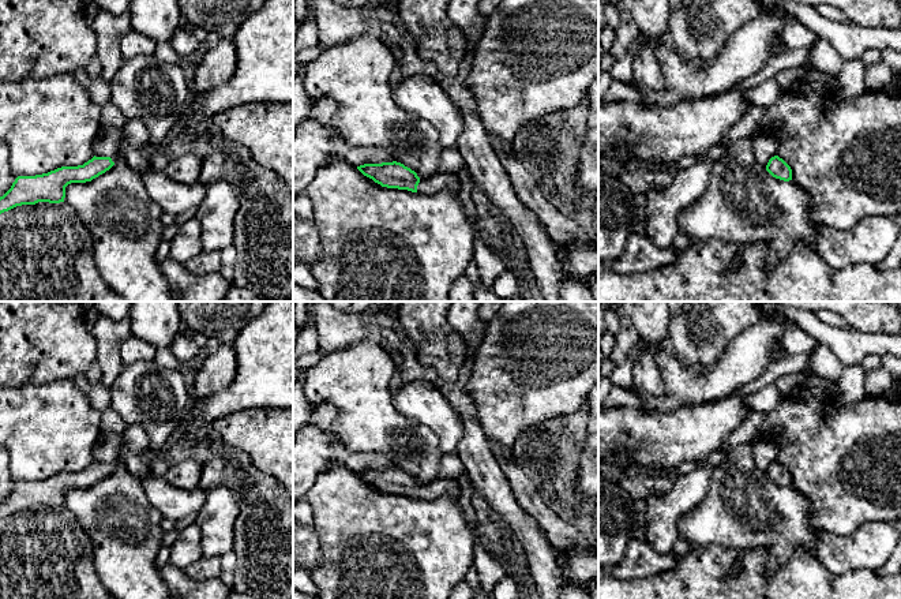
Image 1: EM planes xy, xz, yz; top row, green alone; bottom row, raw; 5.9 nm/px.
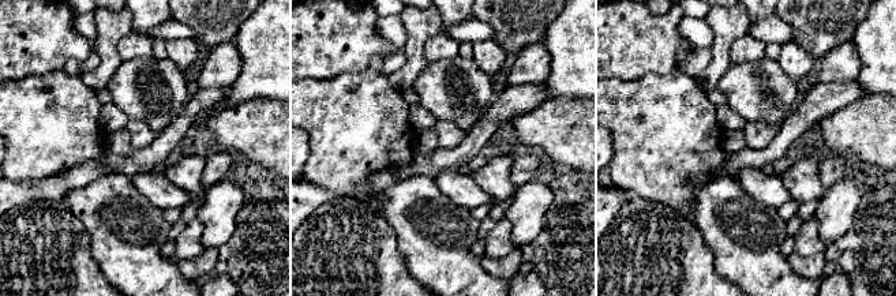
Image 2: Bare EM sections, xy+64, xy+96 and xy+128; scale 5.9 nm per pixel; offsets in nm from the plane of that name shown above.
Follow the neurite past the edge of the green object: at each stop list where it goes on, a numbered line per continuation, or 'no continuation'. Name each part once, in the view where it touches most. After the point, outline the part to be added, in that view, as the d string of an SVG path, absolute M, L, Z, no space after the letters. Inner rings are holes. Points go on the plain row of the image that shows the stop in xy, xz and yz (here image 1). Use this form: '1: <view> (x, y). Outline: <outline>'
1: xz (440, 487). Outline: M439 479L429 484L420 484L420 488L417 491L417 498L435 501L448 493L454 495L461 495L461 491L462 491L461 484L458 482L448 479Z

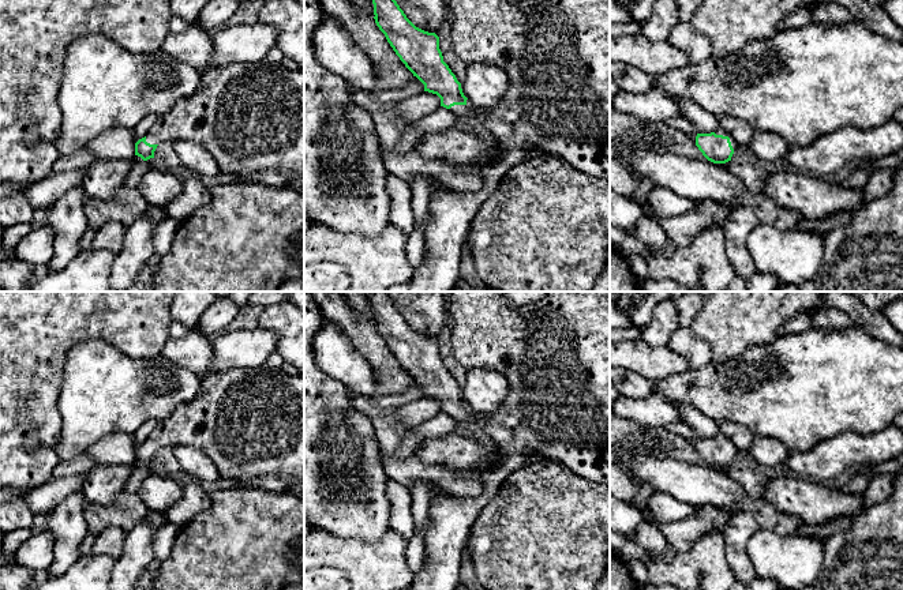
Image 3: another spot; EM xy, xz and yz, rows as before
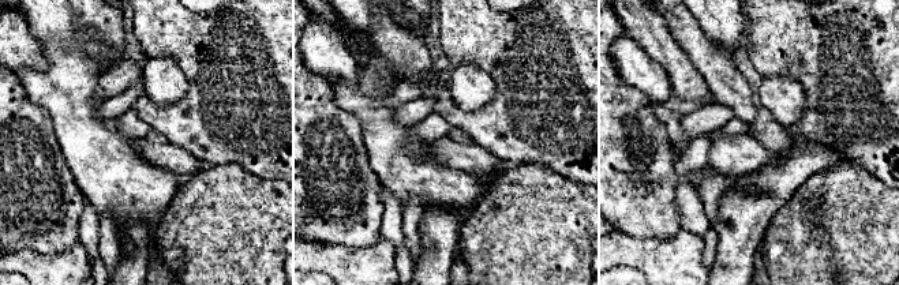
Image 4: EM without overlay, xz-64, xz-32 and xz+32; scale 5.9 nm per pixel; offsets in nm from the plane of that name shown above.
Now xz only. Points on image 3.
1: xz (554, 353). Outline: M446 292L452 328L452 347L458 362L465 368L486 368L501 373L509 383L505 402L494 414L475 410L454 410L450 416L461 421L475 421L491 437L494 446L509 454L531 455L557 461L588 481L610 488L610 292L547 292L544 297L522 307L510 305L501 292Z

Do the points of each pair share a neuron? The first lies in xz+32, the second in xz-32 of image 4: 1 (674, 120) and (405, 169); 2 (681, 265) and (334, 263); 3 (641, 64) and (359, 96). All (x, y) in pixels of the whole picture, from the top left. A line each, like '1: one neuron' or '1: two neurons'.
1: one neuron
2: one neuron
3: two neurons

